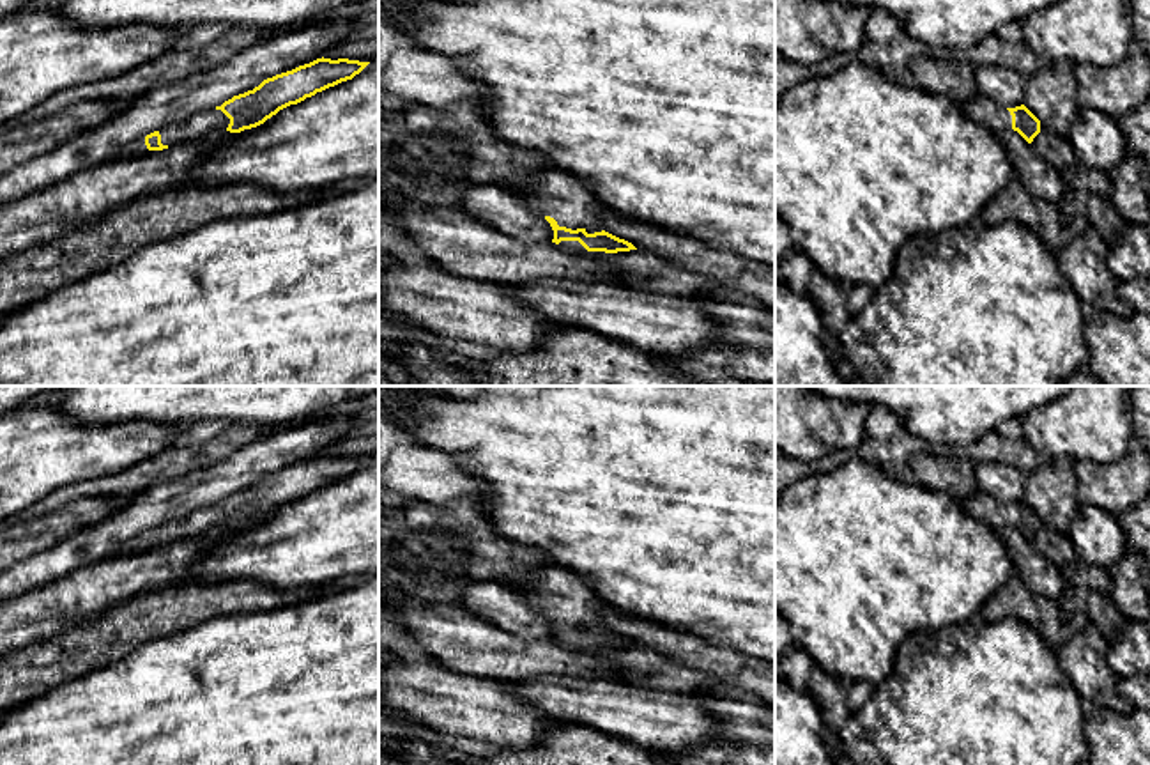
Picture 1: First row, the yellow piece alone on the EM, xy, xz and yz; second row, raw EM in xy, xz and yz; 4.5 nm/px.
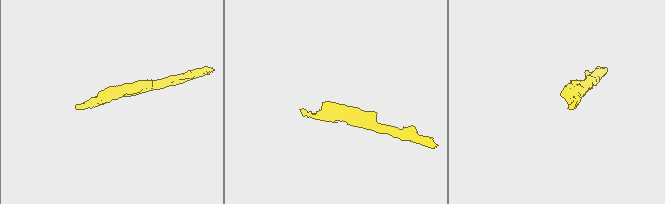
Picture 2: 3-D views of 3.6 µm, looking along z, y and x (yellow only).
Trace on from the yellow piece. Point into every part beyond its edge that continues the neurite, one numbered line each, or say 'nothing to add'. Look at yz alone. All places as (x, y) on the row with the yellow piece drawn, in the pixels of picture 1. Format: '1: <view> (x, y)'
1: yz (981, 108)

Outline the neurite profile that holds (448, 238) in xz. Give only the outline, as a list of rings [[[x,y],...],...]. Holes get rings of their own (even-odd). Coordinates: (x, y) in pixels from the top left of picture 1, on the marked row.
[[[382,197],[379,221],[407,230],[416,239],[418,259],[456,276],[504,285],[545,278],[623,285],[598,259],[568,253],[556,243],[522,243],[453,205],[425,207]]]

